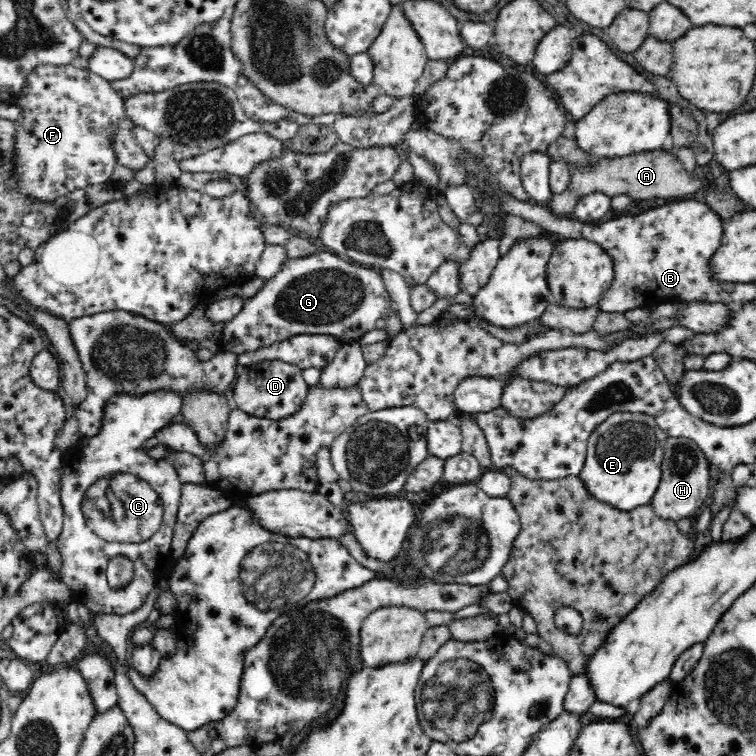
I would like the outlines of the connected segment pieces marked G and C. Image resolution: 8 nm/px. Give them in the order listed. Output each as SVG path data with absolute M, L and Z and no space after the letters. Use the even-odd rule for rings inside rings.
M321 249L314 254L310 254L310 256L287 259L283 268L280 269L276 275L270 275L261 290L252 299L246 300L242 312L226 323L226 328L224 328L220 343L224 345L226 350L235 355L244 354L244 352L256 352L256 350L260 350L260 348L272 346L272 344L275 344L276 342L283 342L298 334L326 334L327 336L334 336L341 343L349 344L351 342L358 342L367 331L370 332L375 330L375 324L378 319L387 320L387 318L393 314L398 315L398 308L385 287L381 273L374 272L373 269L359 268L357 264L353 264L349 260L339 257L335 253Z
M156 391L155 393L145 394L144 396L132 396L132 395L118 395L112 396L110 400L107 401L104 410L104 420L102 421L102 426L100 432L93 437L81 436L80 439L70 447L69 452L65 454L62 459L63 473L61 476L61 503L62 511L64 511L64 516L62 516L63 527L62 532L57 538L57 550L60 552L62 561L62 572L63 572L63 582L69 586L71 590L71 595L73 596L73 602L78 604L84 604L92 615L104 613L104 614L119 614L120 616L128 614L136 609L140 608L149 592L154 590L154 587L158 585L158 582L162 578L167 578L170 572L170 568L175 561L172 559L171 550L171 540L173 537L173 528L175 527L177 521L177 512L181 501L181 488L182 482L179 479L177 470L170 464L170 461L163 459L154 459L148 456L144 451L145 448L142 447L142 442L148 440L155 436L155 432L158 432L161 428L170 424L180 414L180 410L183 404L183 399L180 395L170 391ZM121 555L128 560L134 562L134 577L131 582L125 587L117 590L111 590L108 587L108 582L106 581L106 568L108 568L108 563L112 558Z

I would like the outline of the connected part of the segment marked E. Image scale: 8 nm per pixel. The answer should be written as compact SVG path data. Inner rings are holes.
M616 412L591 432L579 477L592 496L614 508L628 512L649 504L662 478L663 448L668 437L648 415Z

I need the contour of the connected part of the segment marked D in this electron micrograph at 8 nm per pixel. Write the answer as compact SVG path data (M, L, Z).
M261 360L240 368L232 387L234 402L239 410L251 416L280 420L296 416L304 408L308 384L299 366L281 360Z

